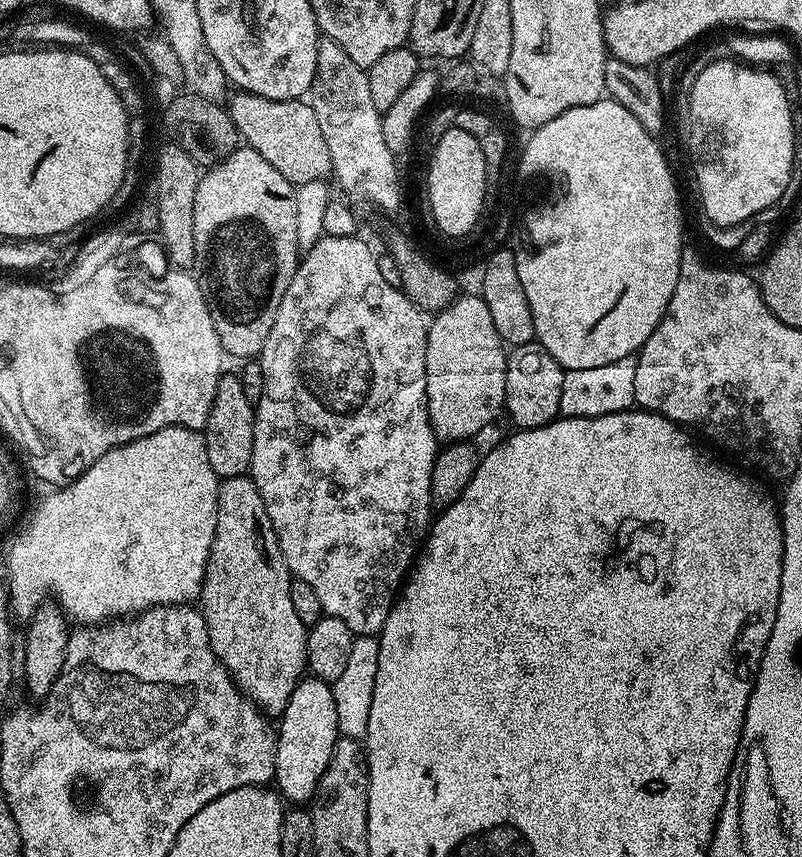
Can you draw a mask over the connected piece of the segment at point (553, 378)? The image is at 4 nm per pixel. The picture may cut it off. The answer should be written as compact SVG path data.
M520 342L520 345L518 345L516 349L511 349L511 351L508 352L508 365L506 366L506 398L504 399L504 412L506 416L509 416L509 418L516 423L515 427L520 430L525 428L541 428L561 415L559 403L562 400L562 382L565 373L565 369L560 367L560 363L558 363L539 342L531 342L532 344L524 343L528 342Z

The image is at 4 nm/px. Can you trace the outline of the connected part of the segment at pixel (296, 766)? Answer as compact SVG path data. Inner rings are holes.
M302 678L294 694L290 694L290 702L286 706L284 715L279 717L276 732L274 784L277 784L275 787L285 801L292 800L288 802L296 806L311 801L316 794L320 776L326 770L334 754L336 741L340 737L338 713L334 711L334 694L331 684L327 684L325 680Z

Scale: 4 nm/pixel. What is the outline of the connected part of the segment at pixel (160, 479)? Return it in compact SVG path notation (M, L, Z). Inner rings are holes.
M163 428L154 434L150 434L146 438L138 438L129 444L122 444L120 447L112 448L106 454L100 455L93 464L85 470L82 475L77 476L70 484L65 484L53 496L48 496L36 508L36 513L32 516L32 521L28 524L28 529L21 534L20 540L16 540L12 544L12 549L8 552L8 576L7 589L11 601L11 611L17 616L20 615L22 621L28 622L32 616L35 615L37 608L45 603L44 600L48 596L48 591L52 591L56 595L55 603L64 611L64 615L68 617L69 621L75 622L80 626L99 626L105 622L115 621L117 618L131 618L141 612L145 612L147 608L157 608L158 606L170 606L171 604L187 604L191 605L193 602L199 601L200 591L204 585L204 575L206 574L206 564L210 558L210 546L214 542L214 530L216 529L216 519L218 518L218 494L220 493L221 477L214 474L214 470L210 470L210 457L206 454L206 442L203 435L194 428Z

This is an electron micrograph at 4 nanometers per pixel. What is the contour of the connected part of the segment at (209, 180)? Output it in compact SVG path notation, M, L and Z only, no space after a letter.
M247 146L237 147L236 151L228 155L228 159L211 168L204 174L198 185L198 194L194 194L194 279L200 285L200 295L204 297L210 318L214 322L214 330L218 330L220 345L229 357L237 356L240 362L249 358L259 357L262 346L266 346L266 338L270 334L270 326L274 326L274 314L278 314L278 306L282 306L282 298L290 286L290 282L296 273L298 255L301 253L297 237L297 203L295 202L296 189L262 154L258 154L253 148Z

